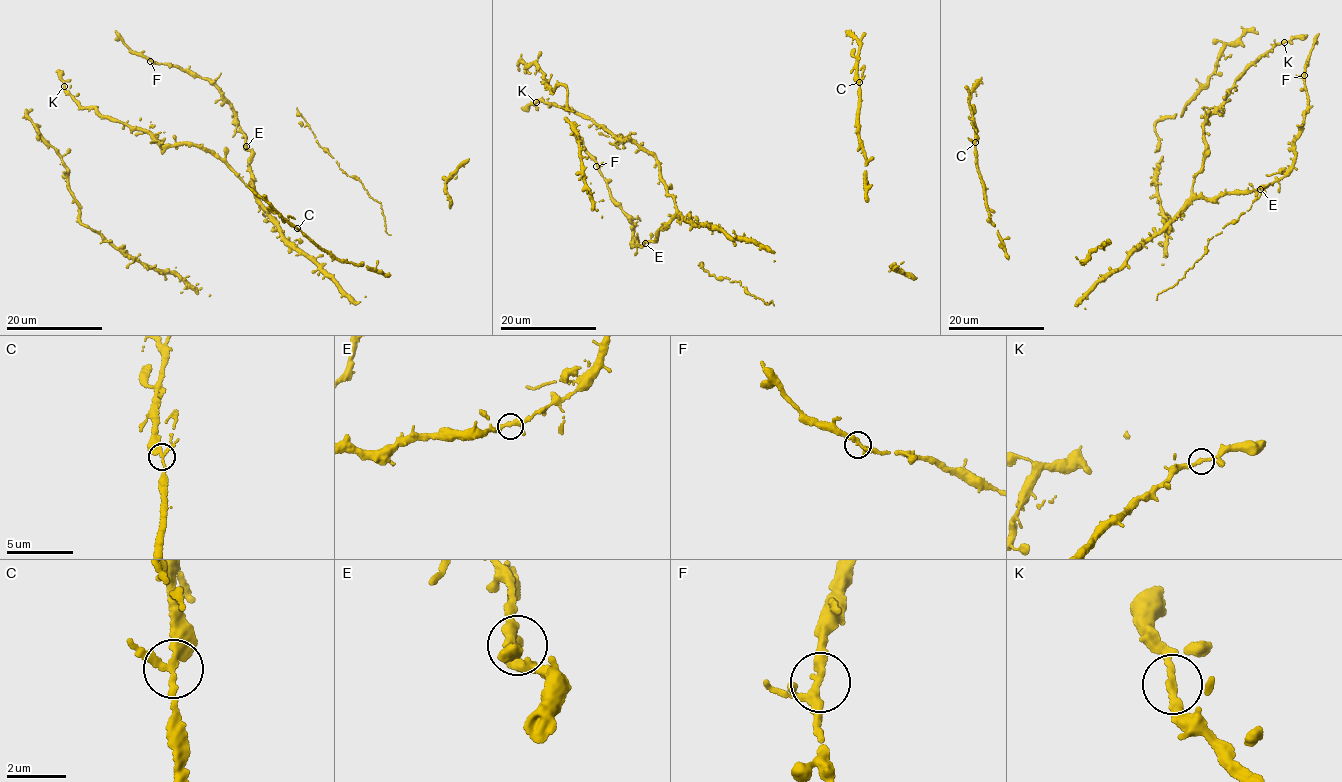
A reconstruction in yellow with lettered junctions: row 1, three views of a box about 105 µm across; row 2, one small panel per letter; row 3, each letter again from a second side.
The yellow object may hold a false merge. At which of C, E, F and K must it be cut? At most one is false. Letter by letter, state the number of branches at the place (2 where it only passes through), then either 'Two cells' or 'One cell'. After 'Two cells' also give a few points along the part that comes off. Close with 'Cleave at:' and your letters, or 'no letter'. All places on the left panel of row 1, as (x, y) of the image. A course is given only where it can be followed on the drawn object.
C: Branches: 3. One cell
E: Branches: 3. One cell
F: Branches: 3. One cell
K: Branches: 2. One cell
Cleave at: no letter

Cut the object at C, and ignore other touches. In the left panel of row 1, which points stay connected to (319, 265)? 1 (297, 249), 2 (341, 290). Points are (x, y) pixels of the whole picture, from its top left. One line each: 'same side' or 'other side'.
1: same side
2: same side

